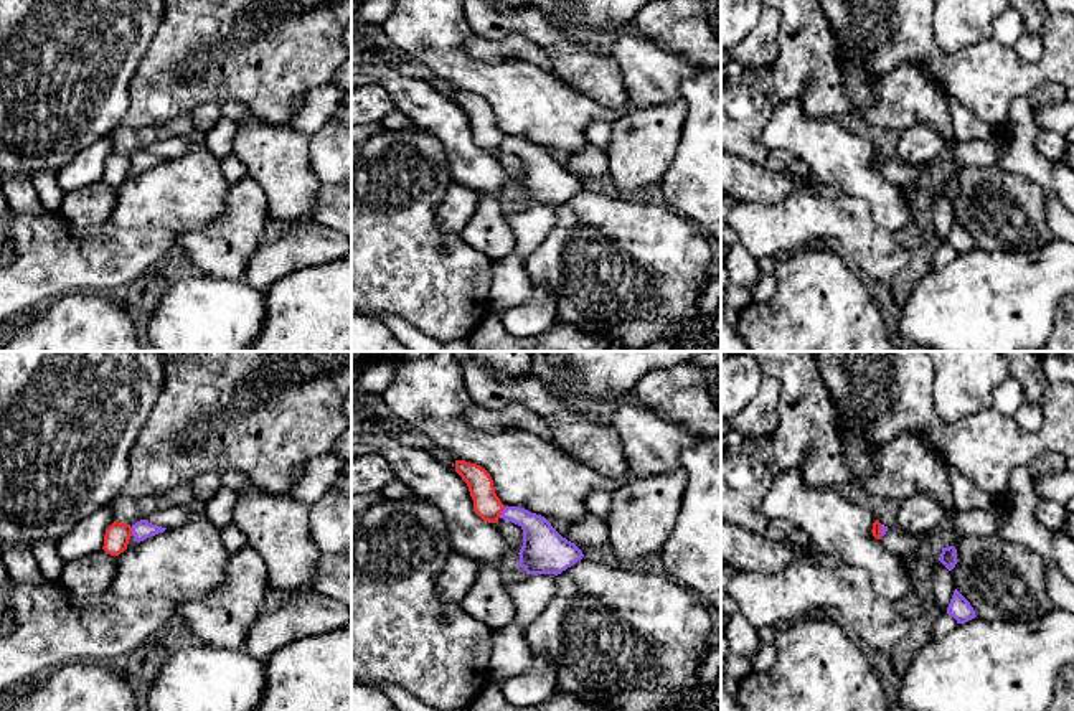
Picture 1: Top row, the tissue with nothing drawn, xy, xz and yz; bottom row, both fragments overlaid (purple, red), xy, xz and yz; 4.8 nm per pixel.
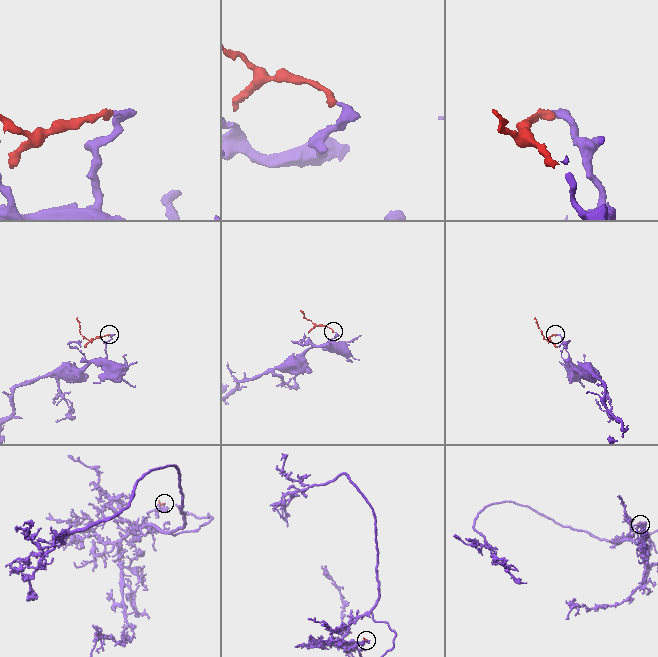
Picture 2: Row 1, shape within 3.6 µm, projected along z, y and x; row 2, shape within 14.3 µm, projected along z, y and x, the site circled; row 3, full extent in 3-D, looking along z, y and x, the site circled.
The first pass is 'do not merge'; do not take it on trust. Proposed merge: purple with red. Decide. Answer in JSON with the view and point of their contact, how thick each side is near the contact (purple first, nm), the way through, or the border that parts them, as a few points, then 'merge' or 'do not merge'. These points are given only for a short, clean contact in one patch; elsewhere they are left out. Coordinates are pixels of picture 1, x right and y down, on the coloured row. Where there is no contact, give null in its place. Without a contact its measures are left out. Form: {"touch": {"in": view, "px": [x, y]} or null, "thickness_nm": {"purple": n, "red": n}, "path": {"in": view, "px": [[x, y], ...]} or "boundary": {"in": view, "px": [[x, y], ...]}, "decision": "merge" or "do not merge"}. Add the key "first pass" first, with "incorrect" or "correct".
{"first pass": "correct", "touch": {"in": "xz", "px": [502, 512]}, "thickness_nm": {"purple": 190, "red": 140}, "boundary": {"in": "xz", "px": [[505, 507], [499, 517]]}, "decision": "do not merge"}

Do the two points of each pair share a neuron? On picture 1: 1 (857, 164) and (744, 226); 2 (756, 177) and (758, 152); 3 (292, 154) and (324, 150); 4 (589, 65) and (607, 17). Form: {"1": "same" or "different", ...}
{"1": "different", "2": "different", "3": "different", "4": "different"}

